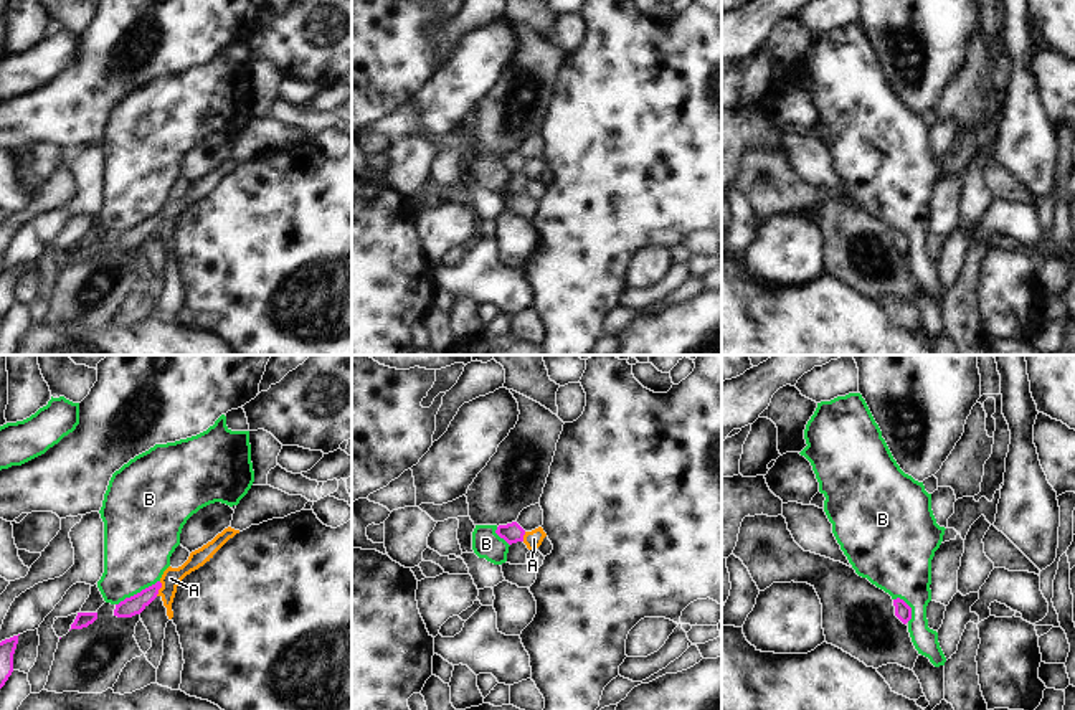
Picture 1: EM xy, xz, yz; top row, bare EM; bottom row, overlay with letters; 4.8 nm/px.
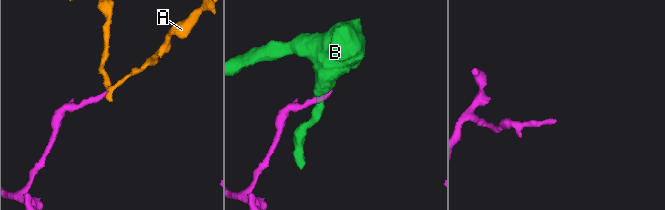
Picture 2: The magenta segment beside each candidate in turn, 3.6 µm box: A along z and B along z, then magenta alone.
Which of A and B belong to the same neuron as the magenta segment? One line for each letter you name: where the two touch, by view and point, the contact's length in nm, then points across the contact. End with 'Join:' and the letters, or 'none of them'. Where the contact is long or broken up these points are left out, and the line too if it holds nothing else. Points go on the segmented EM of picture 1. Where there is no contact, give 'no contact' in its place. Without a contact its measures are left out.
Join: none of them

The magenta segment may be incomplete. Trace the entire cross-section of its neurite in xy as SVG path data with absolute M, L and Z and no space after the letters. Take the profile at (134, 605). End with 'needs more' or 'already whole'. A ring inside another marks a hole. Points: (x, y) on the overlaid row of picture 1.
M157 581L155 585L142 589L140 593L125 598L119 604L116 604L114 616L117 618L132 618L140 614L159 594L162 583Z; already whole

